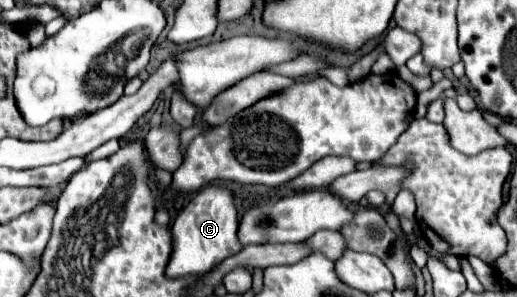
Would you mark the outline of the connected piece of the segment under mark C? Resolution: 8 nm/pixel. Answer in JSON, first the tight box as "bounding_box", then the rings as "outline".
{"bounding_box":[168,185,242,277],"outline":[[[206,185],[188,201],[172,225],[174,233],[174,251],[168,263],[170,277],[182,277],[188,273],[206,273],[216,263],[224,261],[230,255],[236,255],[242,249],[238,239],[238,209],[234,205],[232,191],[222,185]]]}

